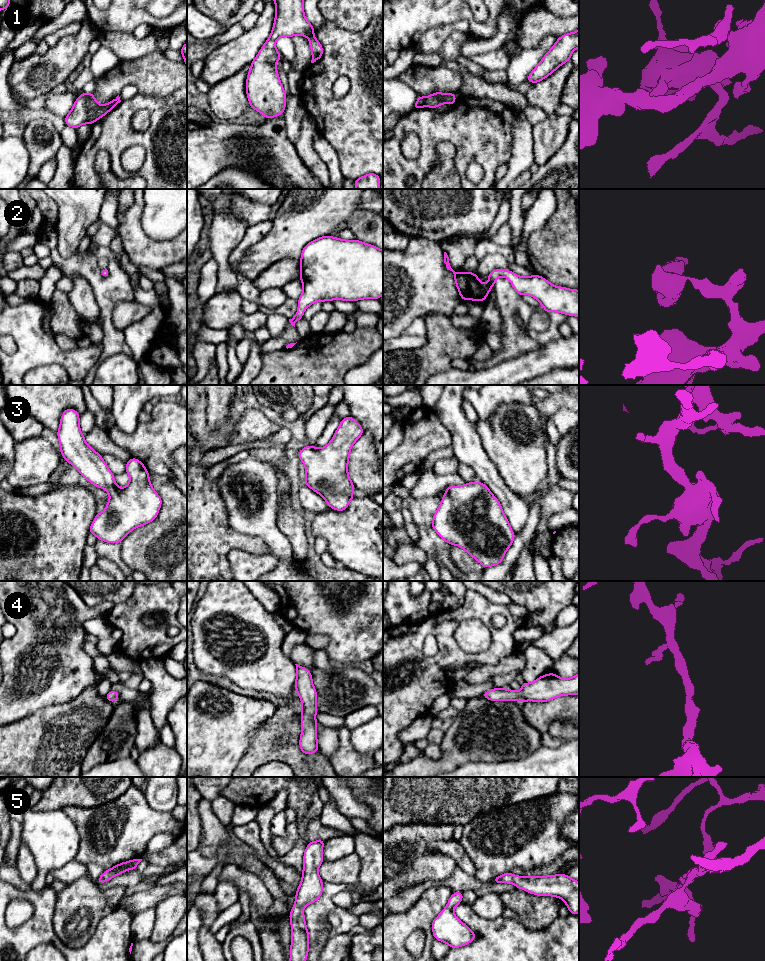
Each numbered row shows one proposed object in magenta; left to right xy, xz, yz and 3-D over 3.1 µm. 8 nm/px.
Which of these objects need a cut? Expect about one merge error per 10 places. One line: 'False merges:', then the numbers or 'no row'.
False merges: 1

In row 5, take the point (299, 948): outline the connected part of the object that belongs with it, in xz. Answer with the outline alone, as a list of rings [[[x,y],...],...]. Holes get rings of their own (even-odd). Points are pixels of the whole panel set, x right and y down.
[[[317,840],[308,843],[304,852],[302,880],[297,887],[295,905],[289,914],[292,935],[290,961],[306,961],[308,956],[309,932],[303,908],[314,903],[323,893],[323,880],[317,871],[324,861],[322,851],[325,841]]]

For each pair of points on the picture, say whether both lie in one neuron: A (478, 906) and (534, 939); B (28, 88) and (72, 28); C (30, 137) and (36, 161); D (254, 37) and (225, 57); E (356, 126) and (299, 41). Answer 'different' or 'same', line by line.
A: different
B: different
C: same
D: same
E: different

